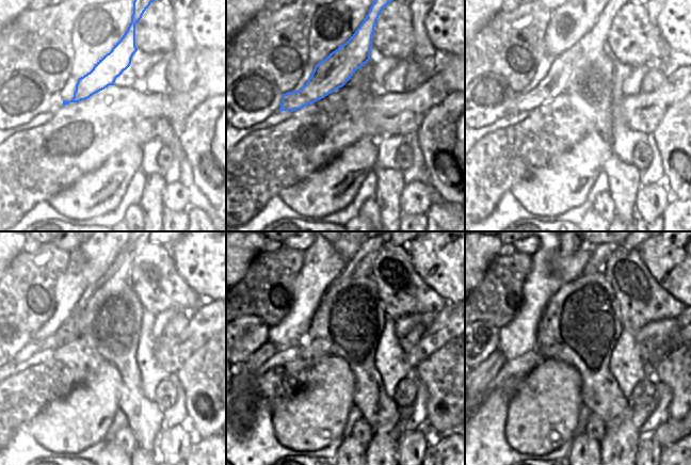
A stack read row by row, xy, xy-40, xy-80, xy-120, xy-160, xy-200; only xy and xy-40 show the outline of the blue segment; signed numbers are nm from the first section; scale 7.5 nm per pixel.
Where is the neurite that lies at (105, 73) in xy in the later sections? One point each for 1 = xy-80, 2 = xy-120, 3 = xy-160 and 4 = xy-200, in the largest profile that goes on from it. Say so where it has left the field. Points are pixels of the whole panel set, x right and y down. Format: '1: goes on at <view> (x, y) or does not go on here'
1: goes on at xy-80 (591, 45)
2: goes on at xy-120 (117, 273)
3: goes on at xy-160 (359, 266)
4: goes on at xy-200 (486, 371)

